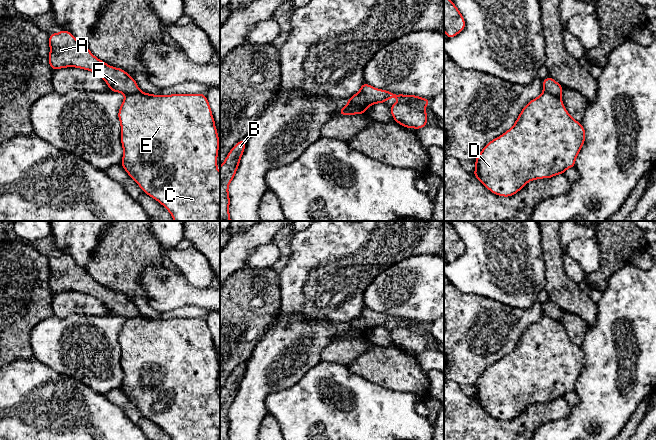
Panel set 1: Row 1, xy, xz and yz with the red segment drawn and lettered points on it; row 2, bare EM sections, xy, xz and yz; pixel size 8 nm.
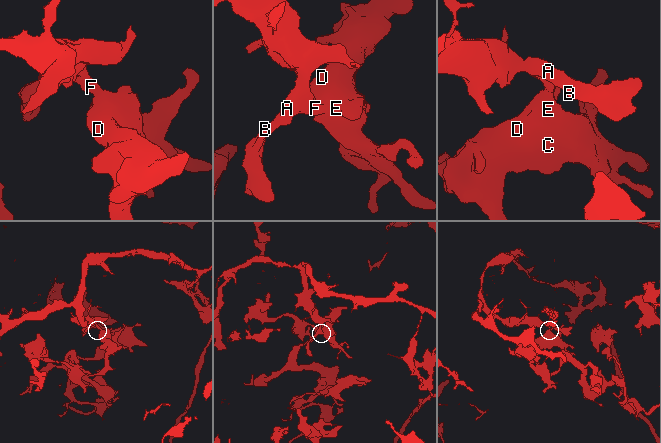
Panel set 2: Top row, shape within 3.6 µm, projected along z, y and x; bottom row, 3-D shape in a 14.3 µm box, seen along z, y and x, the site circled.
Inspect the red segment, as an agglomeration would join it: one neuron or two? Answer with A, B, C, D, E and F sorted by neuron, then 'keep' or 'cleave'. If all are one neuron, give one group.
A B F / C D E | cleave

